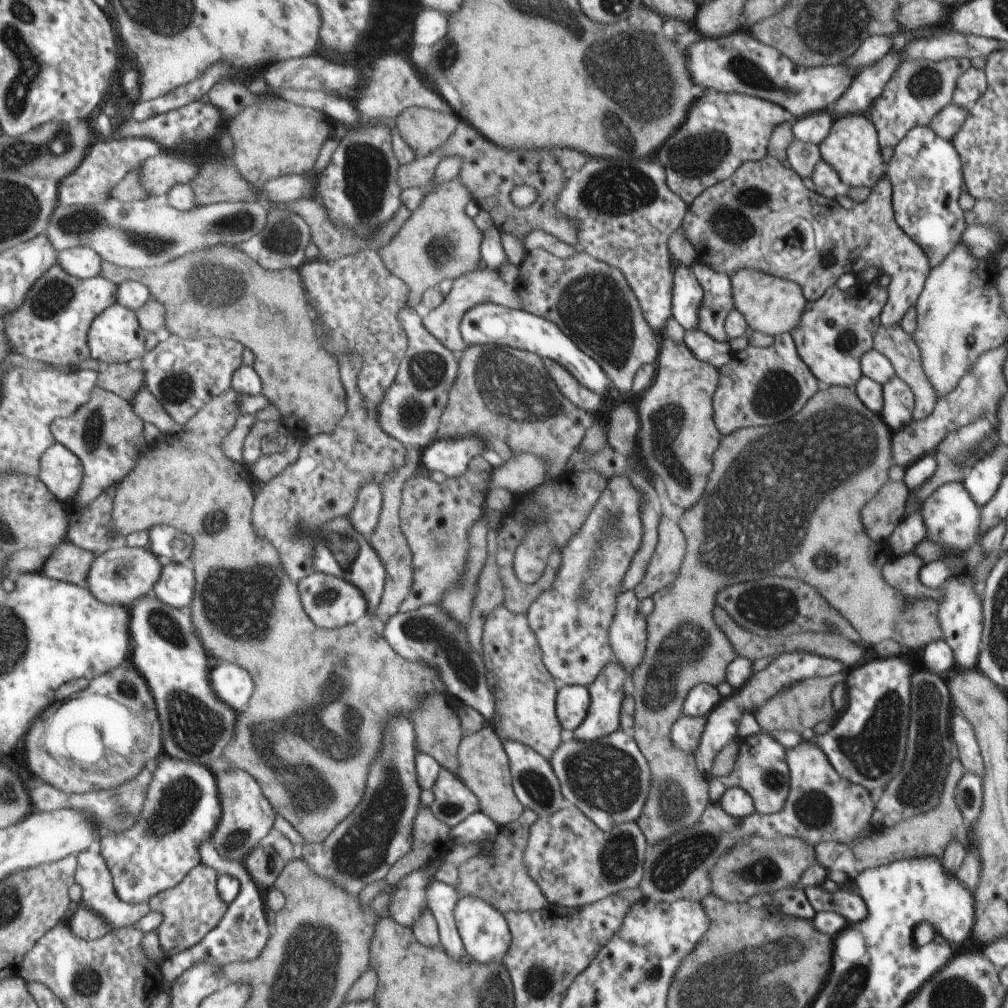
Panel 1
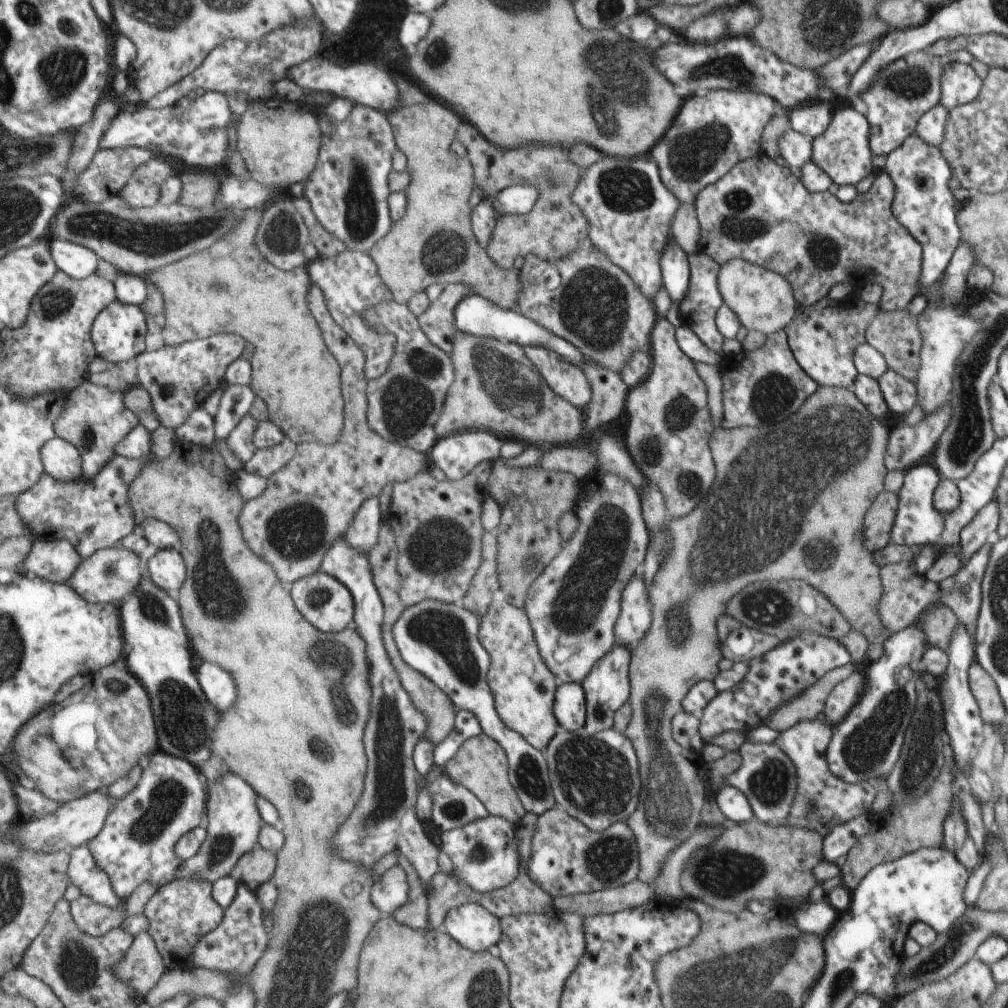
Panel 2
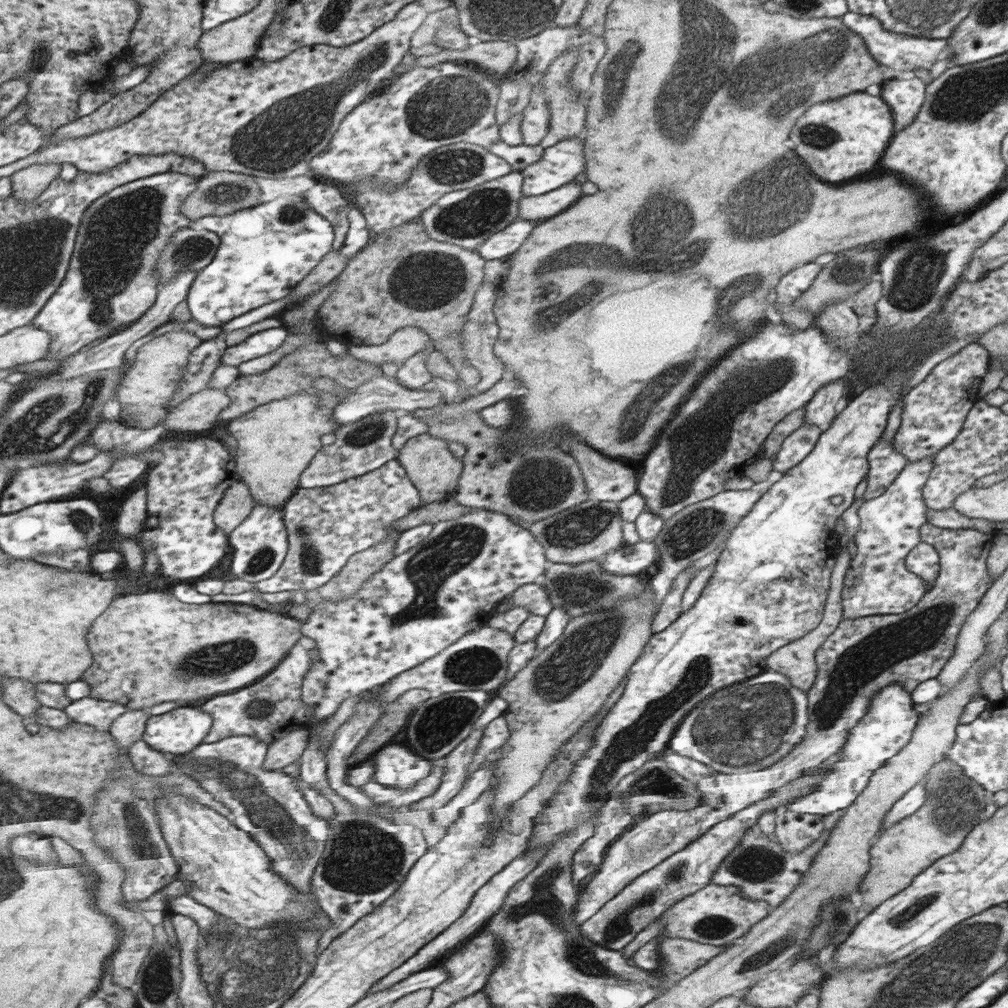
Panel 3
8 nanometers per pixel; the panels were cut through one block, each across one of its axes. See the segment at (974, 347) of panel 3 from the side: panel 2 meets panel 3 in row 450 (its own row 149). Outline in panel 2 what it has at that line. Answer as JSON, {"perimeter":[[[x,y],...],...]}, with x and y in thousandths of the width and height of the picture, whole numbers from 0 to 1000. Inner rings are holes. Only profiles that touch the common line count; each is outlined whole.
{"perimeter":[[[904,133],[900,137],[900,141],[896,141],[894,147],[890,147],[888,151],[884,151],[880,155],[878,161],[878,171],[882,173],[884,181],[888,183],[888,196],[886,196],[886,212],[888,216],[904,230],[904,234],[916,244],[916,262],[914,262],[914,272],[912,272],[912,292],[908,294],[916,294],[918,290],[924,290],[924,284],[932,280],[932,276],[938,272],[943,254],[947,252],[947,248],[951,246],[951,238],[953,238],[953,228],[949,224],[949,210],[951,210],[951,200],[943,194],[941,187],[939,187],[939,179],[945,175],[943,165],[939,161],[939,157],[936,155],[936,151],[932,147],[924,147],[920,141],[916,141],[912,135]]]}

